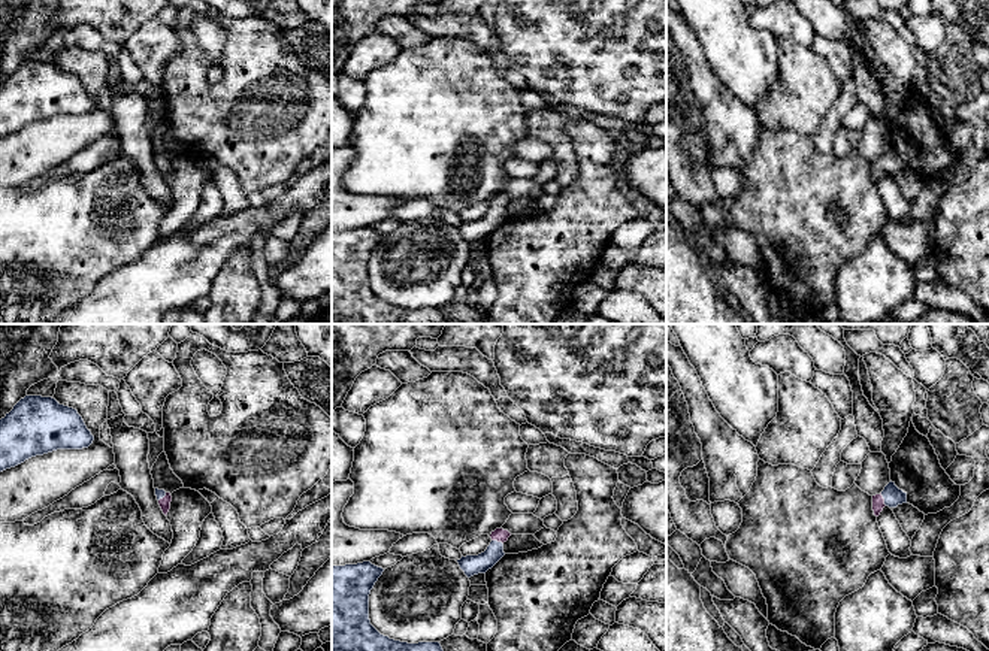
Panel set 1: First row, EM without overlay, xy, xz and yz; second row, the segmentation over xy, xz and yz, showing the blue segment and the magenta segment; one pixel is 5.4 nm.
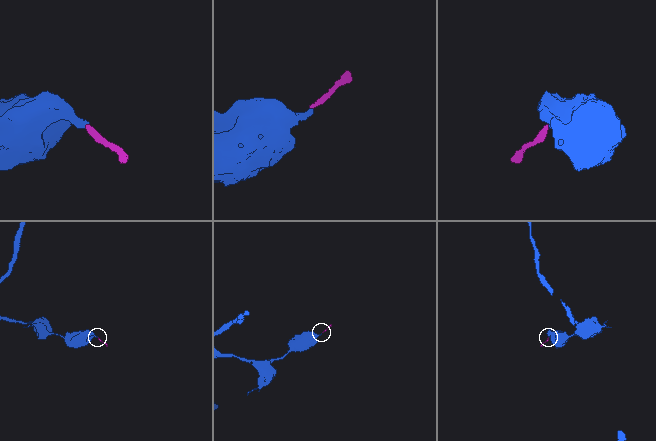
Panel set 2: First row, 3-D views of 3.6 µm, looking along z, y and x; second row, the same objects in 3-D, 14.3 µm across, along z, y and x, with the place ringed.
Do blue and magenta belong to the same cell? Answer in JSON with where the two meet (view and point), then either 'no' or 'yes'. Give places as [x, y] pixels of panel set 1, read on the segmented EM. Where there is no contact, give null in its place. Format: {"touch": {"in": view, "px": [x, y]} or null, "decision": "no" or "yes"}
{"touch": {"in": "yz", "px": [883, 497]}, "decision": "yes"}

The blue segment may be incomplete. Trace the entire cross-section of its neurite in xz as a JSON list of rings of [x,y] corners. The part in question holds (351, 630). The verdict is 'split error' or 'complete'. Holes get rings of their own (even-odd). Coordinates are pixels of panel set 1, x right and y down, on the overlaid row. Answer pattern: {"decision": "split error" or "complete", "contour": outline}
{"decision": "complete", "contour": [[[371,561],[332,566],[332,651],[444,651],[439,642],[390,639],[371,624],[369,594],[382,572]]]}

